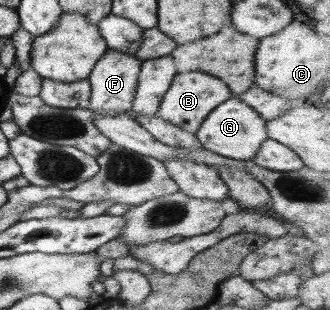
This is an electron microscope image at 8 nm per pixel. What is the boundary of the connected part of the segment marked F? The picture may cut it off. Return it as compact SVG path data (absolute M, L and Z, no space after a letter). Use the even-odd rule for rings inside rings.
M110 48L106 50L98 59L87 78L87 81L91 84L89 109L93 114L113 115L126 112L131 113L140 71L141 61L134 55L124 54L122 51L115 51Z

